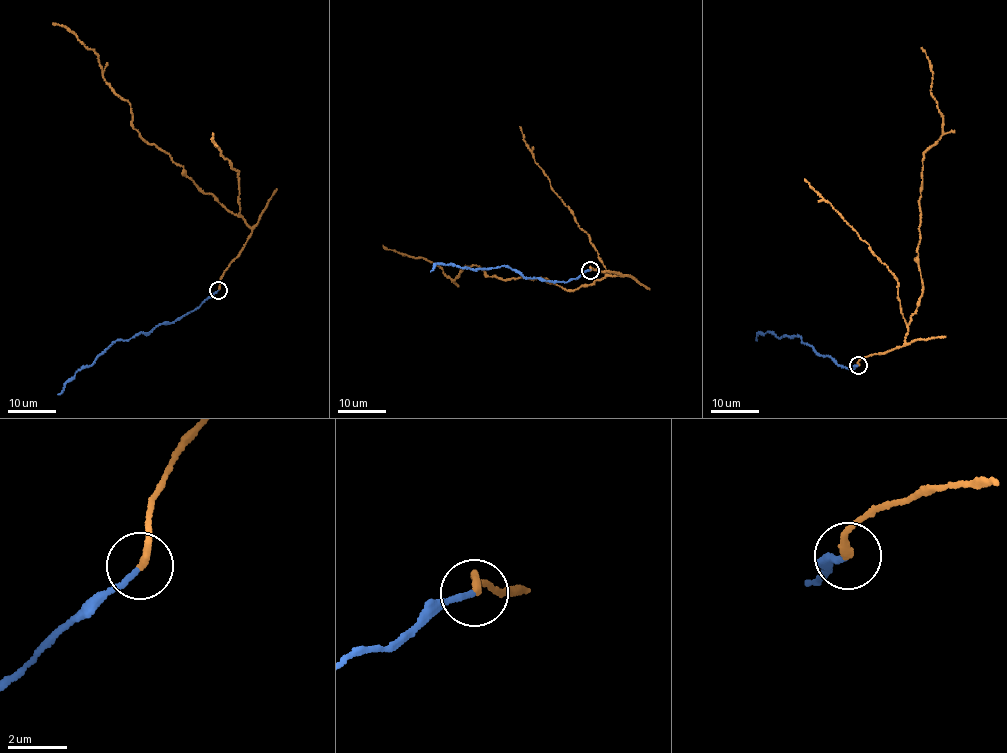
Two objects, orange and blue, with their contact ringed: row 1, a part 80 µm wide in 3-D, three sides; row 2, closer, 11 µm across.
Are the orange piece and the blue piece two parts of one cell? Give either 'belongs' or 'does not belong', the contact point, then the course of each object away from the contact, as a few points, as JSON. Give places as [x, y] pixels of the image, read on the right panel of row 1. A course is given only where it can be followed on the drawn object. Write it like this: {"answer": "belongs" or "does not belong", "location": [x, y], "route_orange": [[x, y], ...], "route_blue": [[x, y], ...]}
{"answer": "does not belong", "location": [858, 365], "route_orange": [[858, 365], [902, 345], [922, 287], [917, 249], [922, 161], [942, 134], [942, 118], [921, 47]], "route_blue": [[858, 365], [850, 369], [841, 366], [804, 343], [799, 335], [778, 338], [770, 331], [761, 332], [757, 339]]}

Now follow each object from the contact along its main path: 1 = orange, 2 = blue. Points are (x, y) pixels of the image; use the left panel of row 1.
1: (218, 290), (250, 226), (133, 128), (130, 104), (102, 75), (97, 53), (53, 23)
2: (218, 290), (176, 320), (158, 325), (147, 333), (112, 341), (92, 365), (78, 369), (57, 394)

